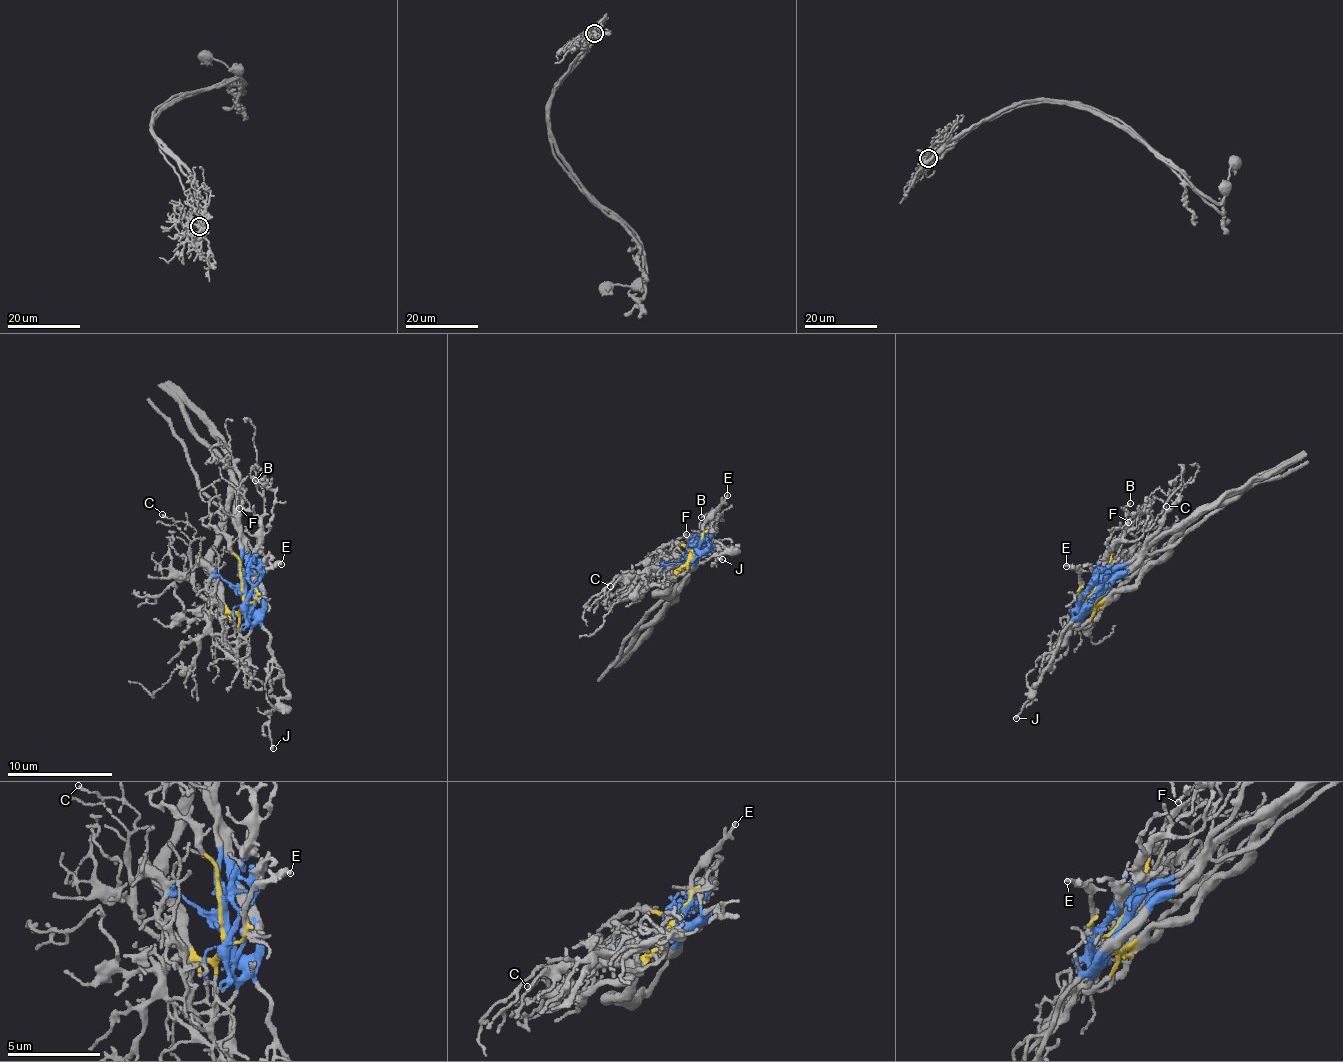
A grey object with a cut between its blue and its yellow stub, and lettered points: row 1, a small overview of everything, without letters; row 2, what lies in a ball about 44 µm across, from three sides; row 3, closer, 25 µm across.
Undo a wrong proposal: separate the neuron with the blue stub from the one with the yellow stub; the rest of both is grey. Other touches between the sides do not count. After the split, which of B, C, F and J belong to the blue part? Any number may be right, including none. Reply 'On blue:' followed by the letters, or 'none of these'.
On blue: B, F, J

